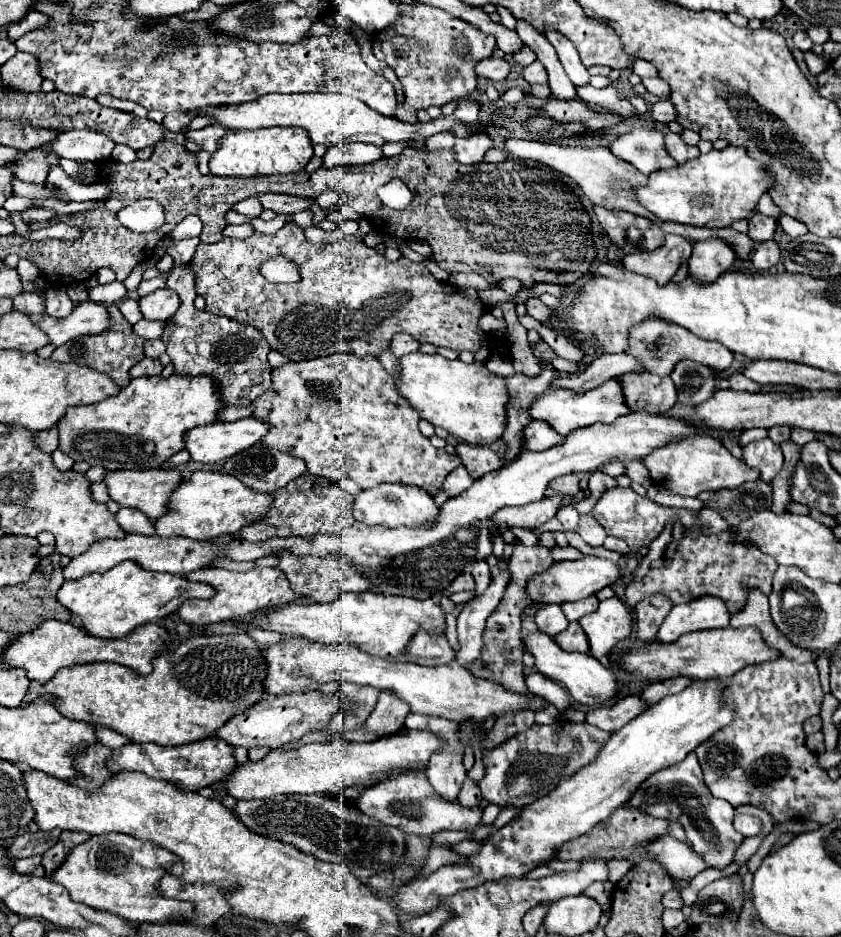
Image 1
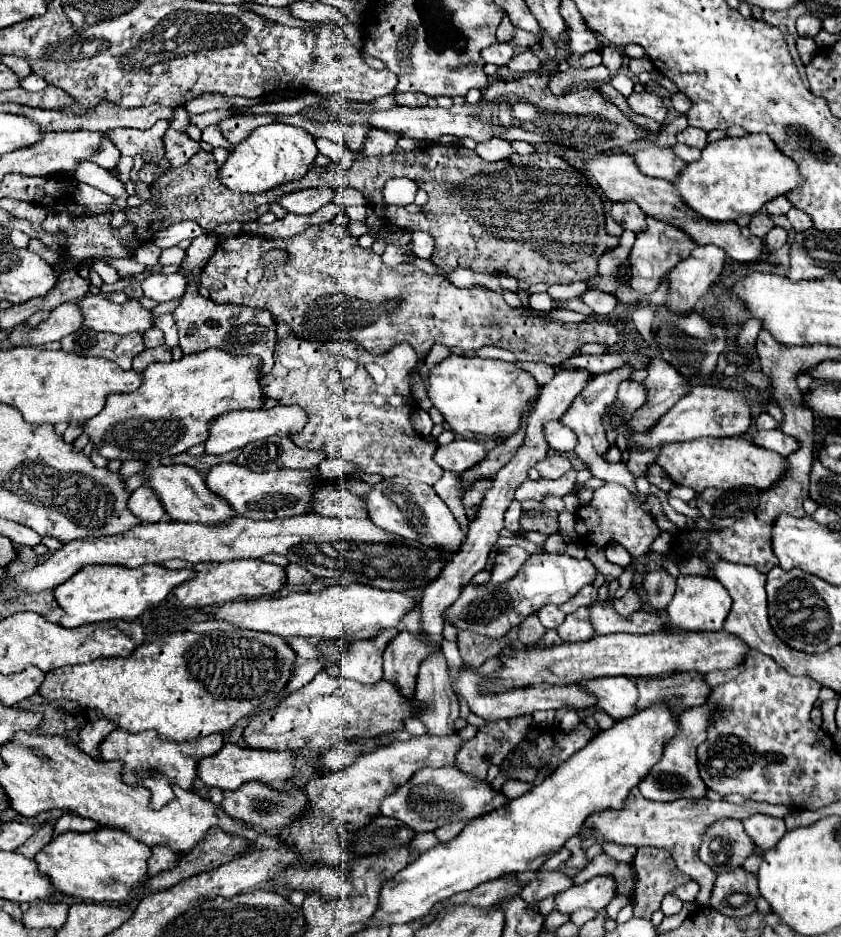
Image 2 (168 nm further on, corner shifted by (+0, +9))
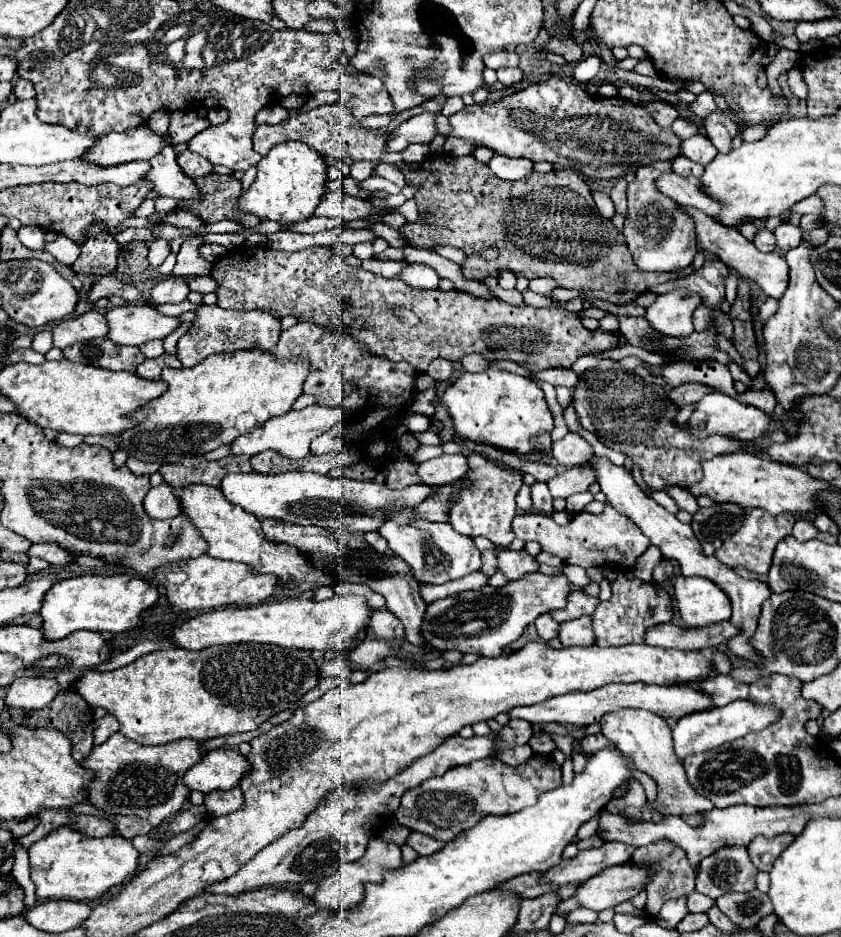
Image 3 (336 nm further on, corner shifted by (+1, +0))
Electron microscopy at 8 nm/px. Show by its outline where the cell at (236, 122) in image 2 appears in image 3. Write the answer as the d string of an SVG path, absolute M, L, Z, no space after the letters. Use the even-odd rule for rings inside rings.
M439 94L433 100L423 102L419 108L413 108L413 110L407 110L407 112L399 114L387 126L387 130L367 130L367 128L359 126L357 118L345 108L345 104L333 102L333 104L325 104L325 106L313 108L309 112L291 114L287 120L283 120L281 124L275 124L275 126L259 126L255 130L255 134L253 134L253 148L255 148L255 152L259 152L261 156L265 156L273 146L277 146L281 142L297 140L297 142L303 142L303 144L315 148L323 156L331 154L333 158L337 158L339 162L343 162L347 166L351 166L353 162L359 162L359 160L367 160L367 162L379 164L383 160L385 152L387 152L387 136L389 136L389 132L393 132L401 122L405 122L407 118L411 118L411 116L415 116L419 112L441 112L443 104L445 104L445 96Z

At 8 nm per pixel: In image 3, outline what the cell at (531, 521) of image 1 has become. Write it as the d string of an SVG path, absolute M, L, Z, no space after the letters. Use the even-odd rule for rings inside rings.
M573 466L573 468L565 468L561 470L555 478L549 480L549 490L553 494L553 498L569 498L571 494L577 492L587 492L589 486L597 482L597 474L593 470L593 466Z

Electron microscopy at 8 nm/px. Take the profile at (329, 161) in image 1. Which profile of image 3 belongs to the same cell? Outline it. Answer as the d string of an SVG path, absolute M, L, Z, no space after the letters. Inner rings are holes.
M417 114L403 122L387 140L389 152L403 152L409 144L431 144L437 136L435 114Z

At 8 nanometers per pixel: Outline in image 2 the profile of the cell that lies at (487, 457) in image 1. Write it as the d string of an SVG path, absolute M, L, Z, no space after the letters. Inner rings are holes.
M458 437L450 445L440 445L436 451L436 463L442 469L464 473L486 459L484 445L480 441Z

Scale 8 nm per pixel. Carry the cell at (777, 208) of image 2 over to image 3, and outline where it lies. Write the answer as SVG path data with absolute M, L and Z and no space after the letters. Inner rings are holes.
M813 194L813 196L809 196L809 198L805 198L805 200L801 200L799 204L795 204L793 208L791 208L791 212L793 214L821 214L823 212L823 200L817 196L817 194Z

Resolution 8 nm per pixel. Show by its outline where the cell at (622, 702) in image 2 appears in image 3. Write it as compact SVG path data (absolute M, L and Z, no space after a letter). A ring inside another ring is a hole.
M623 708L619 712L607 714L601 720L601 734L615 744L623 754L631 756L635 760L637 770L645 772L651 776L657 784L657 798L653 802L647 802L649 810L657 810L663 816L679 816L691 826L699 826L709 810L715 806L711 800L705 796L697 794L695 788L691 788L683 764L679 762L675 750L673 750L673 740L671 740L671 722L663 720L661 716L655 716L653 712L643 712L643 710L633 710L633 708Z

